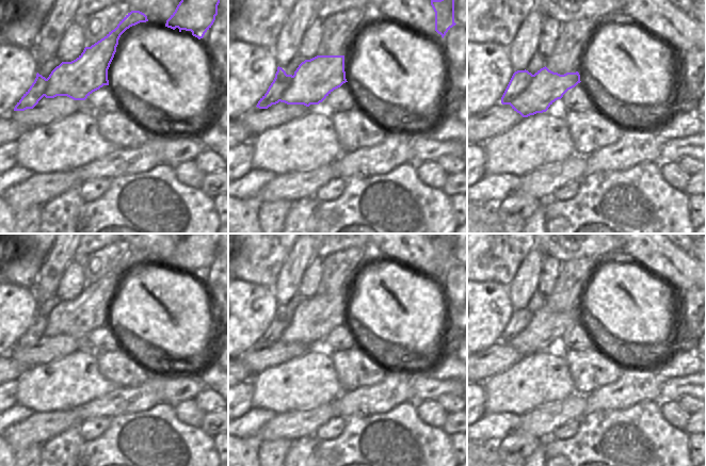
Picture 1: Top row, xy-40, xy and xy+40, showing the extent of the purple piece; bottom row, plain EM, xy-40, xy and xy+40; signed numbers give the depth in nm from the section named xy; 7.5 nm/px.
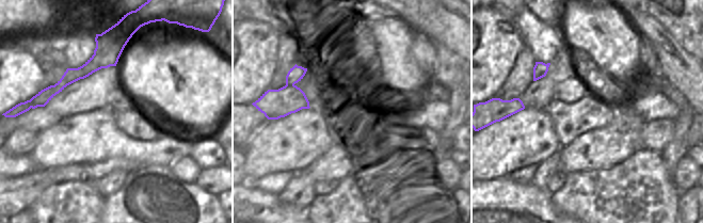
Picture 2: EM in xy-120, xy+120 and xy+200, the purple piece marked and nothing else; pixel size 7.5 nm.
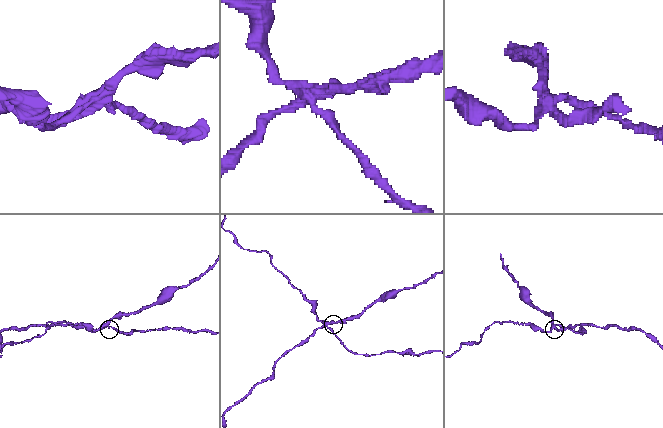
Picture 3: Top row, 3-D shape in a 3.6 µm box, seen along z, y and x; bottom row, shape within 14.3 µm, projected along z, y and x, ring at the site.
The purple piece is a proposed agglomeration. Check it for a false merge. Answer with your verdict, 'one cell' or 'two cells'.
two cells

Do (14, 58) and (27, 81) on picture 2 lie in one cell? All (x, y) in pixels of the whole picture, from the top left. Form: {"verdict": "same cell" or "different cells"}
{"verdict": "same cell"}

